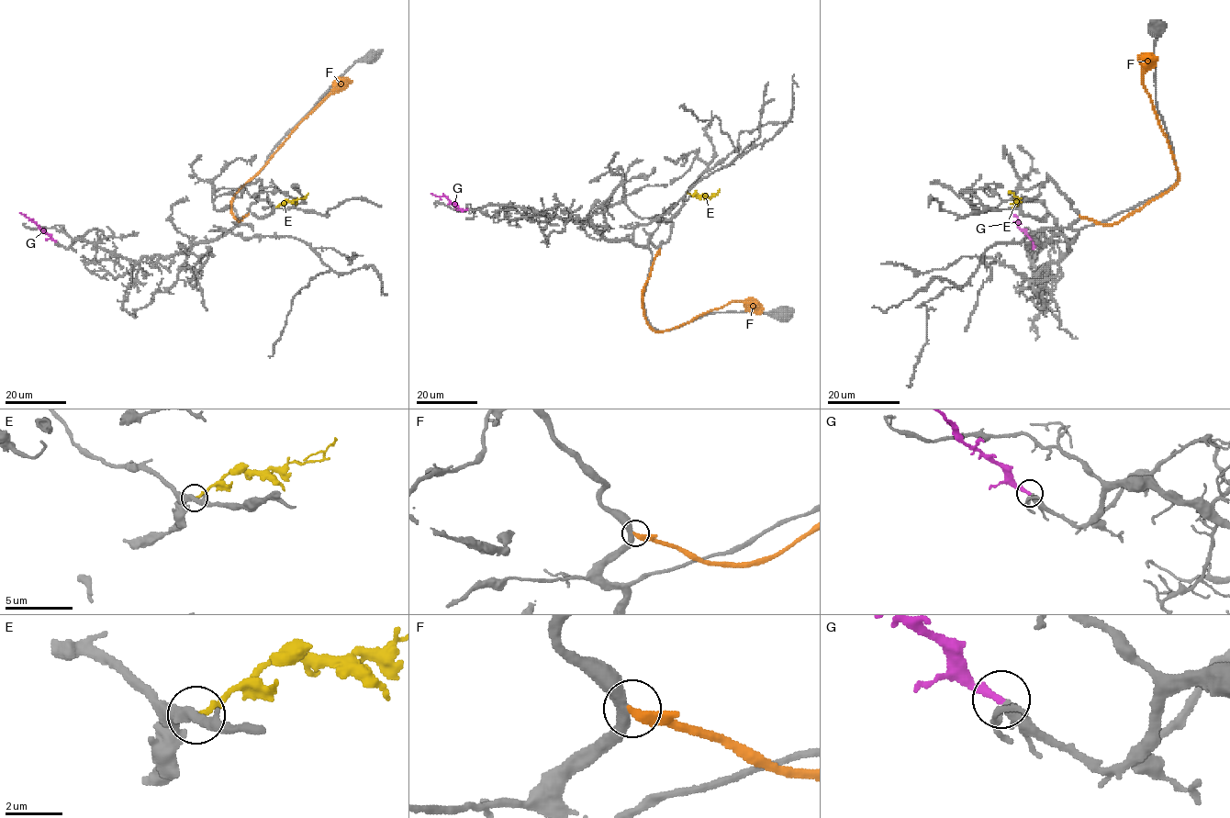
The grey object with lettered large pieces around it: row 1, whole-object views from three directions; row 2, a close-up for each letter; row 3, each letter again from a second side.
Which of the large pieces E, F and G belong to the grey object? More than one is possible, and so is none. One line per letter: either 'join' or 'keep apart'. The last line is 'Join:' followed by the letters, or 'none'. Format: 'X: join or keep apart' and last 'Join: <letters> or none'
E: keep apart
F: keep apart
G: join
Join: G

